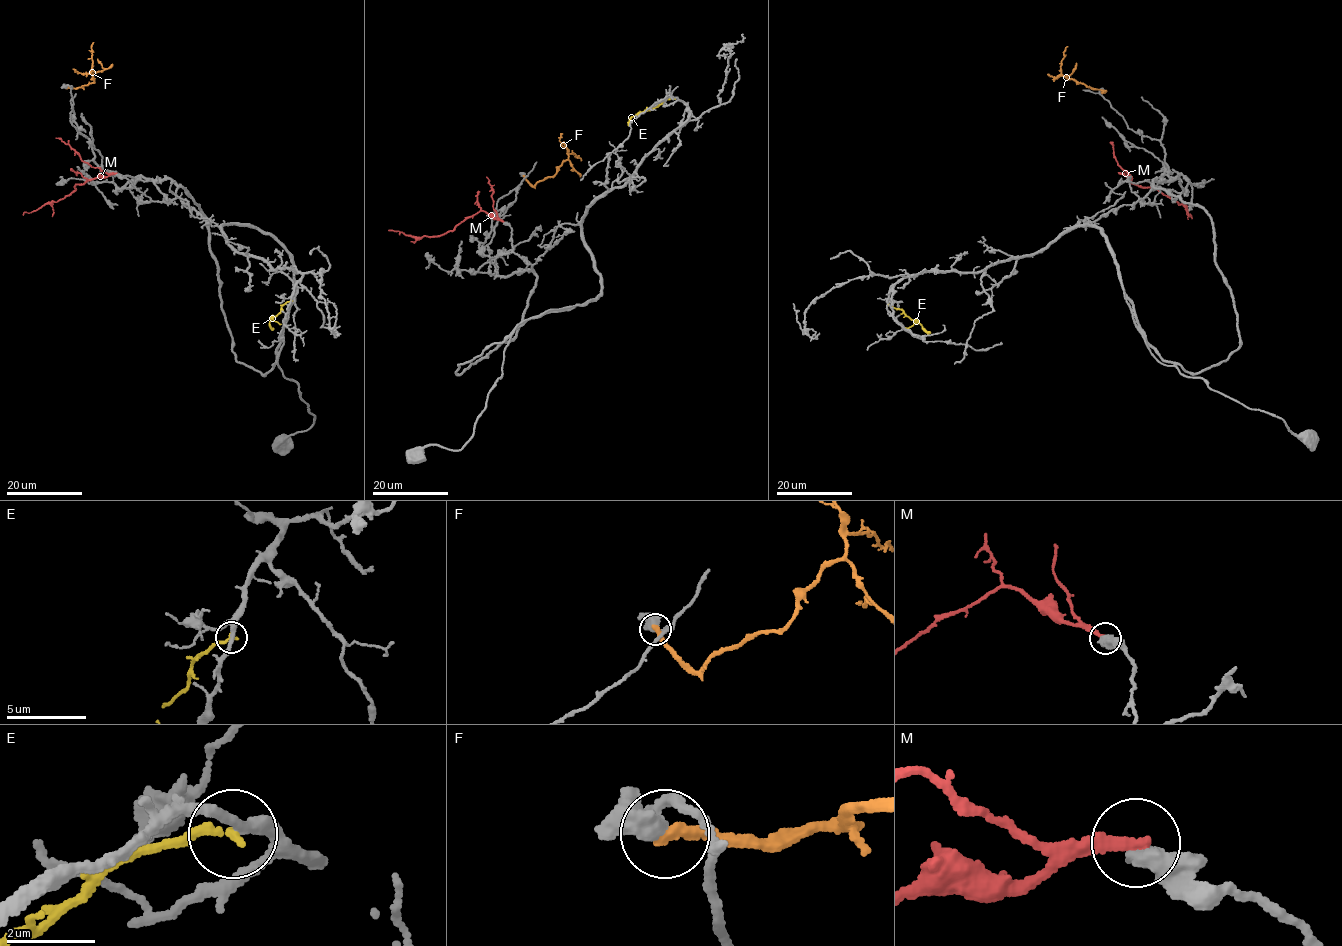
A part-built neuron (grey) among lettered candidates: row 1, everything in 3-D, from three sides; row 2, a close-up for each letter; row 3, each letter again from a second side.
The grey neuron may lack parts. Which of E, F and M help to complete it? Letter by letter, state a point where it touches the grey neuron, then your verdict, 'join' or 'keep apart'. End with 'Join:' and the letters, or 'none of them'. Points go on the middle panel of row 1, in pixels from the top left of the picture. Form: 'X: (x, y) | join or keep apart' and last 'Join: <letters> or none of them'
E: (674, 98) | keep apart
F: (524, 176) | keep apart
M: (505, 223) | keep apart
Join: none of them

